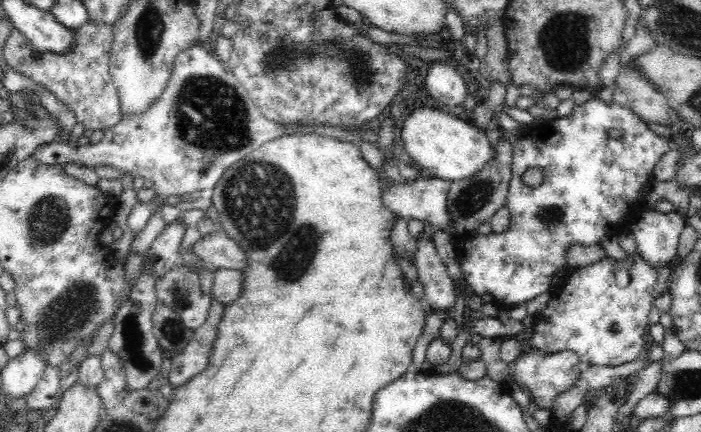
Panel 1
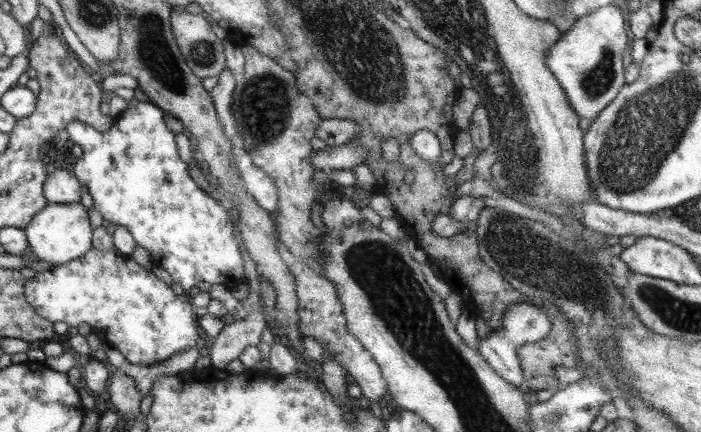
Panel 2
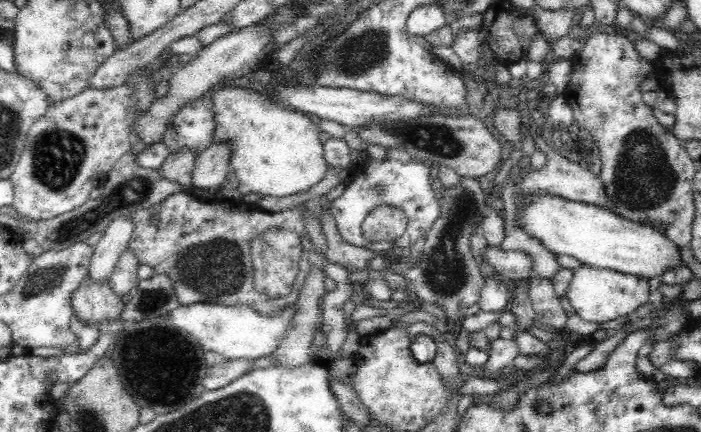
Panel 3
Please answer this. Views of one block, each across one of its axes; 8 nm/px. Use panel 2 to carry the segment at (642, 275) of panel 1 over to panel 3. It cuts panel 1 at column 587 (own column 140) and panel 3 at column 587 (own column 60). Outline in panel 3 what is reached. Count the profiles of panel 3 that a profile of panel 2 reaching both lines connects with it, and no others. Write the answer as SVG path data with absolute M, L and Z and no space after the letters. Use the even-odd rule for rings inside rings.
M580 264L572 269L572 279L565 291L572 306L572 313L578 314L586 322L608 322L618 316L630 314L649 301L649 282L647 279L624 274L610 268L596 268Z

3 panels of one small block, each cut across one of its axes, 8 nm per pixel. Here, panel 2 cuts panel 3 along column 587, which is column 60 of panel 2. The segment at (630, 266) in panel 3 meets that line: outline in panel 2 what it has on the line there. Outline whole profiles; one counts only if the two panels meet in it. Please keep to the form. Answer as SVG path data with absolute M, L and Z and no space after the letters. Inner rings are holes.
M47 203L27 222L23 232L27 239L27 245L37 260L44 260L53 267L80 258L89 248L92 248L92 231L89 219L87 219L87 209L81 206L81 203Z

